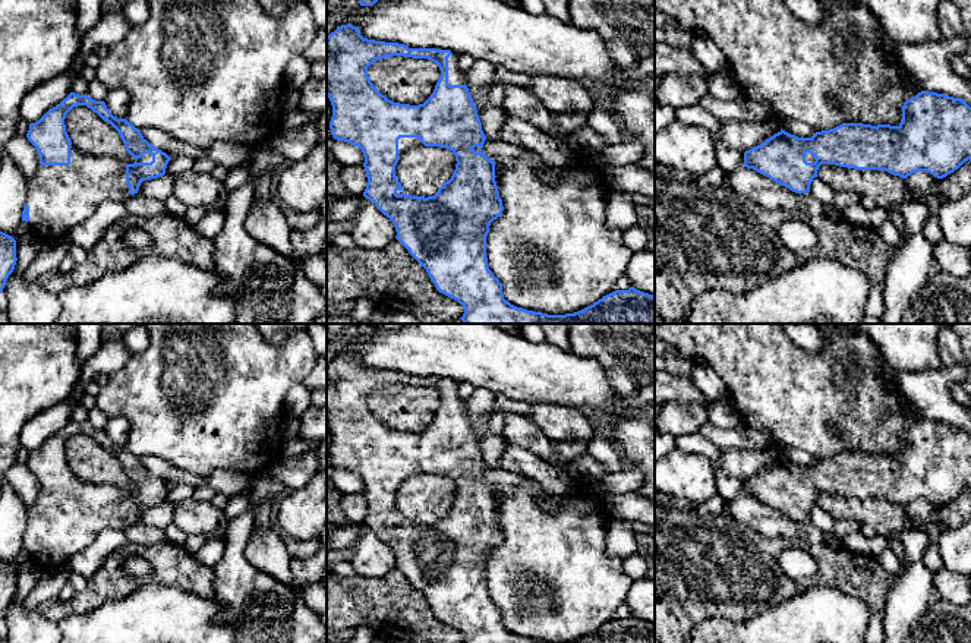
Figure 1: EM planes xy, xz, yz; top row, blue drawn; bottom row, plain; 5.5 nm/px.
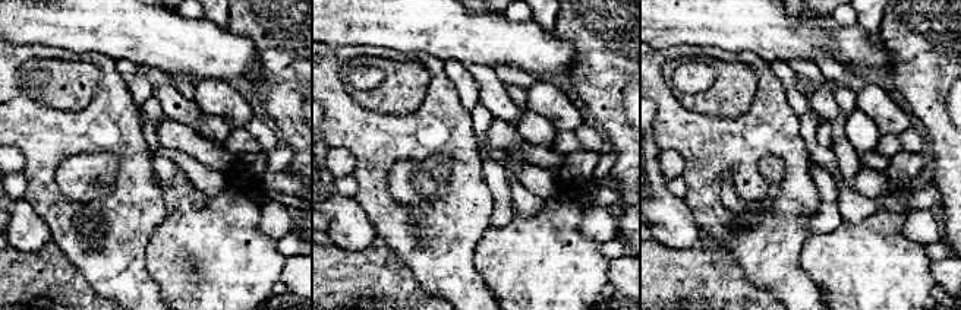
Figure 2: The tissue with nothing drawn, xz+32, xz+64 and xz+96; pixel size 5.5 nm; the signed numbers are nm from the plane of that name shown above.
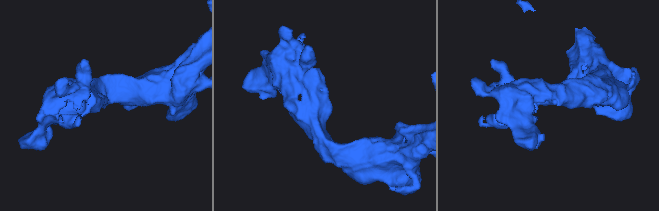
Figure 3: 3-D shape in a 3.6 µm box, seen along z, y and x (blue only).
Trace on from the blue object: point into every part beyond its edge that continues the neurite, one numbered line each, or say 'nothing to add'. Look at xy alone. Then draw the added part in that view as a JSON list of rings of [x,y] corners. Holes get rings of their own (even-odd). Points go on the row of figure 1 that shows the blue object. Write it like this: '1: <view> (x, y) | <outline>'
1: xy (59, 197) | [[[73,144],[69,166],[40,166],[26,189],[29,231],[41,240],[66,239],[104,202],[132,198],[122,160],[83,152]]]

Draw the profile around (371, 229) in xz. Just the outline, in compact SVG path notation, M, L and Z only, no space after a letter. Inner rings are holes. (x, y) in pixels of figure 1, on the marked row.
M362 196L350 236L360 249L384 249L395 240L397 231L393 221L373 202Z

